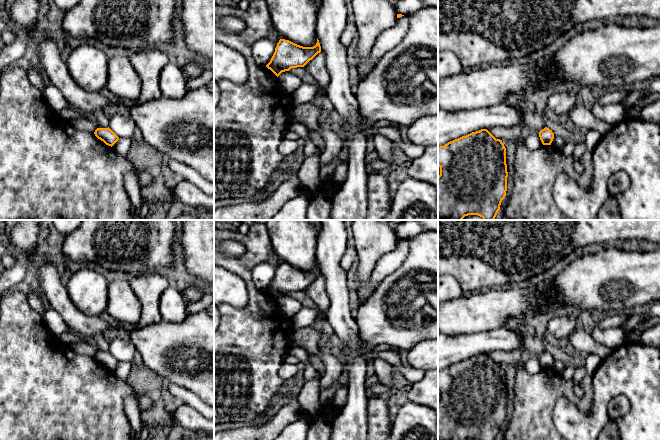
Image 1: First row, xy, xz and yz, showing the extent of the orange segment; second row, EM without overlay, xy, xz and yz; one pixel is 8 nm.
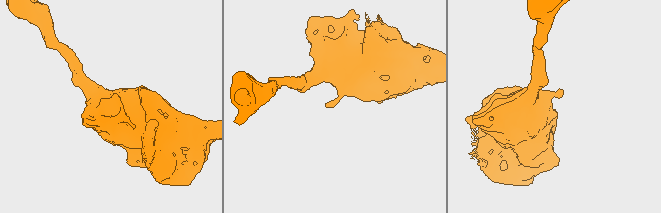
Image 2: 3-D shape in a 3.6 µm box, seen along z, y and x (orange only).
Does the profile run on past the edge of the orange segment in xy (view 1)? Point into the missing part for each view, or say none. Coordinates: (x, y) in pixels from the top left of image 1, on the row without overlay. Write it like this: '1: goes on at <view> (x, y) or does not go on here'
1: does not go on here

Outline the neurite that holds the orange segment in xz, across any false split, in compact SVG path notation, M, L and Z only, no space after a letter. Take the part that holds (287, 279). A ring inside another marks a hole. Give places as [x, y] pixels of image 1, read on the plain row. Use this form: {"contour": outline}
{"contour": "M280 263L266 291L278 301L291 292L304 291L320 276L321 270L318 263L313 271L303 271L289 264Z"}

